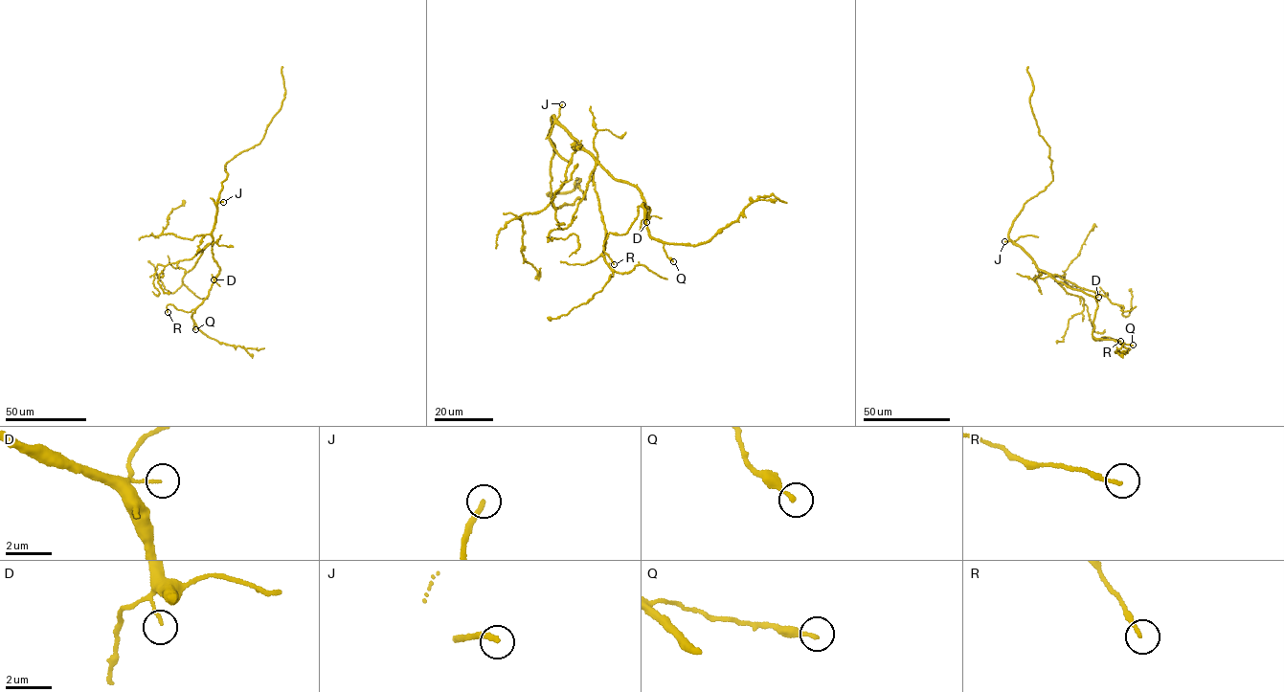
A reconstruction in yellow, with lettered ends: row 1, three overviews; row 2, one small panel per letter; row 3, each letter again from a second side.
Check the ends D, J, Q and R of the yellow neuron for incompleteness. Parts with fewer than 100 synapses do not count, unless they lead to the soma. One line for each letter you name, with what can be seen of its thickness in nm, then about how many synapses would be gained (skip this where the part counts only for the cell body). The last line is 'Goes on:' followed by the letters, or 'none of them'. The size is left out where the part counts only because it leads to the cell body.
J: 240 nm
Goes on: J

